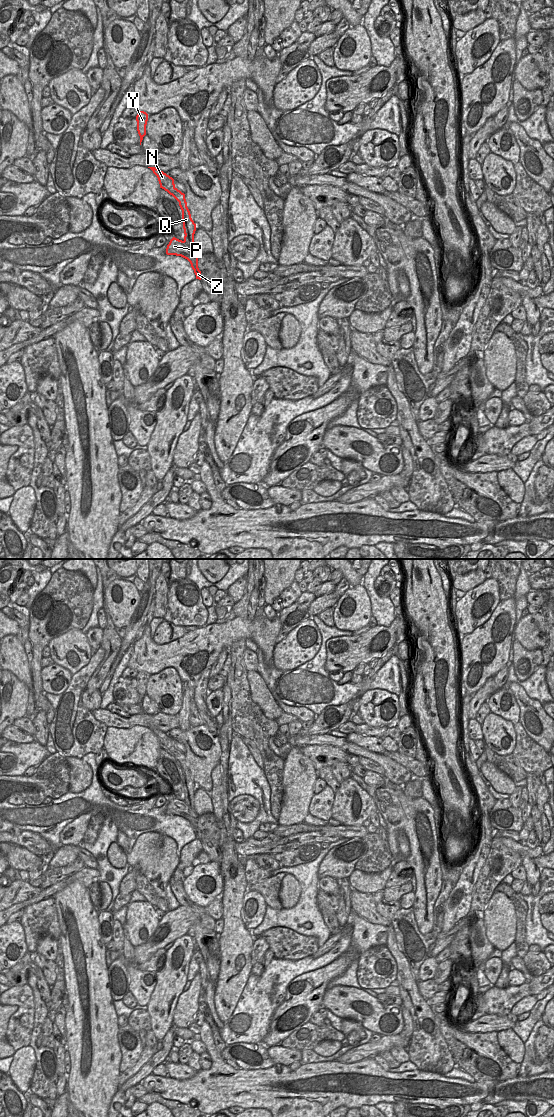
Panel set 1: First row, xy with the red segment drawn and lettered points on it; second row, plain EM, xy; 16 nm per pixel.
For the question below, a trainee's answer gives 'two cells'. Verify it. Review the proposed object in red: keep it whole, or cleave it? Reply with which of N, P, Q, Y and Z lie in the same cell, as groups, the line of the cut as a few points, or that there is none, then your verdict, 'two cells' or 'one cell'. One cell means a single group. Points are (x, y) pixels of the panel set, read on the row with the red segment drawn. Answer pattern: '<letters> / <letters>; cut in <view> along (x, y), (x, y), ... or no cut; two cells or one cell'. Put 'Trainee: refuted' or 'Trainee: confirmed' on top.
Trainee: confirmed
N Q Y / P Z; cut in xy along (184, 240), (189, 247), (189, 253), (197, 258); two cells

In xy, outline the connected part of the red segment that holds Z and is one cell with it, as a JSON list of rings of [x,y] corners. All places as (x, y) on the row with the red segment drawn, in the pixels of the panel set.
[[[173,237],[166,248],[166,254],[167,255],[176,255],[181,256],[185,259],[187,259],[192,269],[194,270],[194,273],[196,275],[196,279],[201,280],[201,271],[198,268],[198,258],[193,258],[189,253],[190,247],[186,244],[185,241],[179,240],[175,237]]]

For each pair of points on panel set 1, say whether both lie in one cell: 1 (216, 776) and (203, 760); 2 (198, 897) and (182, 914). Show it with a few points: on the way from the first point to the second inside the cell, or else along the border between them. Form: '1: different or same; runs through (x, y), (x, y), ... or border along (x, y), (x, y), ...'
1: different; border along (218, 763), (211, 772), (211, 790), (209, 792)
2: different; border along (215, 897), (205, 906), (195, 905)

